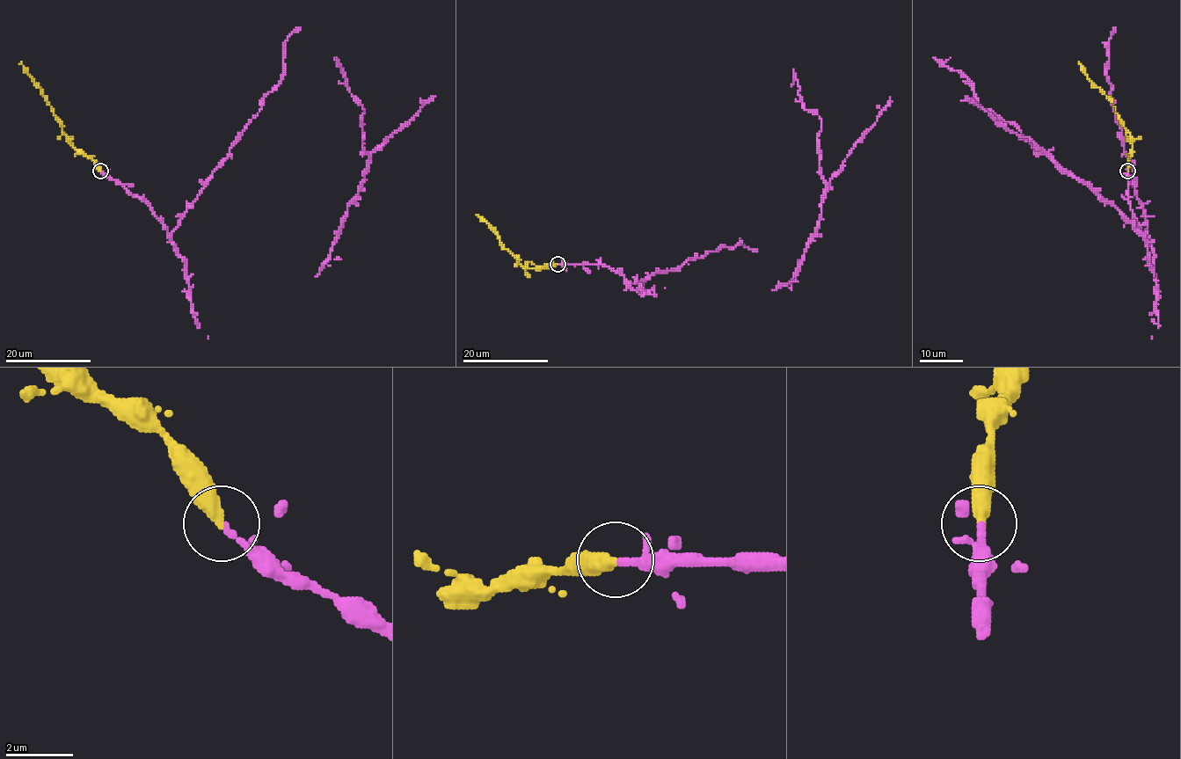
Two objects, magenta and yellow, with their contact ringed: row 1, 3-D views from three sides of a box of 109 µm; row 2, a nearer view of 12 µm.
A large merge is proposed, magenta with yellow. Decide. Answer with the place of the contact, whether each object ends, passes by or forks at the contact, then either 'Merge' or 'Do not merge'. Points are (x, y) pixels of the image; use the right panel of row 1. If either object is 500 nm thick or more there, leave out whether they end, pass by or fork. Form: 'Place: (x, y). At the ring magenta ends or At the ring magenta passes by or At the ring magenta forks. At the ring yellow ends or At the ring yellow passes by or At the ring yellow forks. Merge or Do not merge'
Place: (1127, 171). At the ring magenta passes by. At the ring yellow ends. Merge

